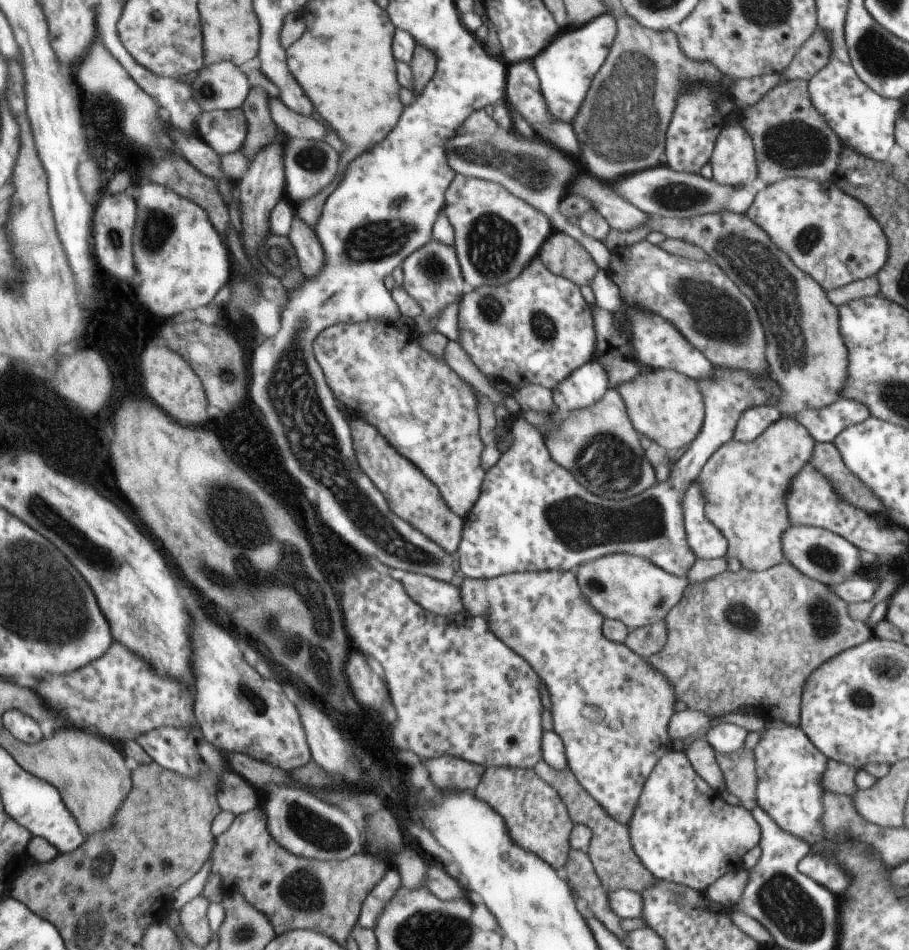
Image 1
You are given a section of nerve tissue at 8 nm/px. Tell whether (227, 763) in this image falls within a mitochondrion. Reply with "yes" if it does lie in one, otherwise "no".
no

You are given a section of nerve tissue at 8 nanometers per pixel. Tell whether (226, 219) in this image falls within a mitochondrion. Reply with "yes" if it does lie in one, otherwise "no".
no

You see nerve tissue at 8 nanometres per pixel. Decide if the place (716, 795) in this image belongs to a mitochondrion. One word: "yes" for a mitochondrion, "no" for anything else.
no

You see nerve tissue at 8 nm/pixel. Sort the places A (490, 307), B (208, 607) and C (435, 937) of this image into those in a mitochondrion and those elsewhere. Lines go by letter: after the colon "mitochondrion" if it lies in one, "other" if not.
A: mitochondrion
B: other
C: mitochondrion

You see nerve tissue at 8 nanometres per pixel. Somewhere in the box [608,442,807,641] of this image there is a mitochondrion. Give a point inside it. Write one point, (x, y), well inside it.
(740, 618)

